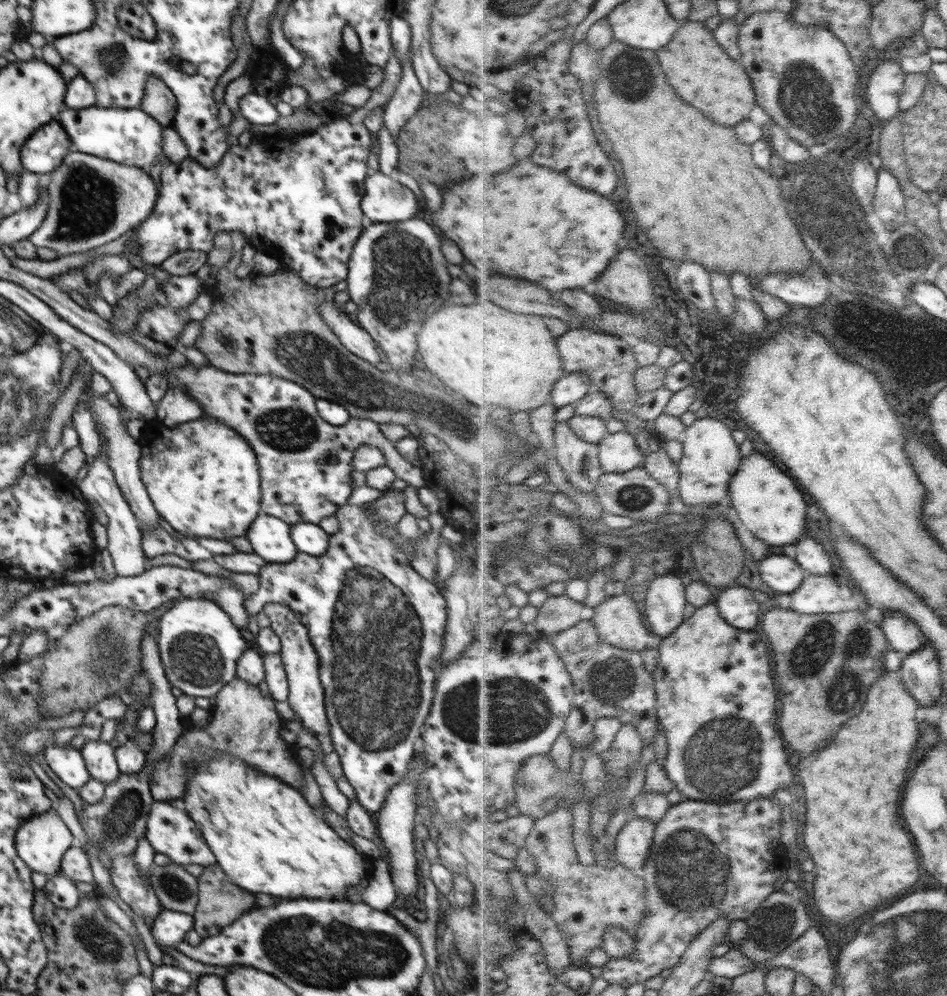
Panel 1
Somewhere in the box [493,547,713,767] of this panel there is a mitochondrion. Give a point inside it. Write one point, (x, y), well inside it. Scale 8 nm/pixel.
(613, 681)

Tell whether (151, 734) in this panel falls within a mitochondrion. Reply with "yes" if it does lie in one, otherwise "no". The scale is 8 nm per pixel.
no

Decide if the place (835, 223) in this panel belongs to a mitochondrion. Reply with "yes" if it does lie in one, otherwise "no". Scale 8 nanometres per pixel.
yes

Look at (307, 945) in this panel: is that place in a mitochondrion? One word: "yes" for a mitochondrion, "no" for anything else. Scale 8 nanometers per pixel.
yes

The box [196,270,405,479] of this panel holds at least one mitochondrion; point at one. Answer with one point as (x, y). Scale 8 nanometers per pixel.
(288, 429)

